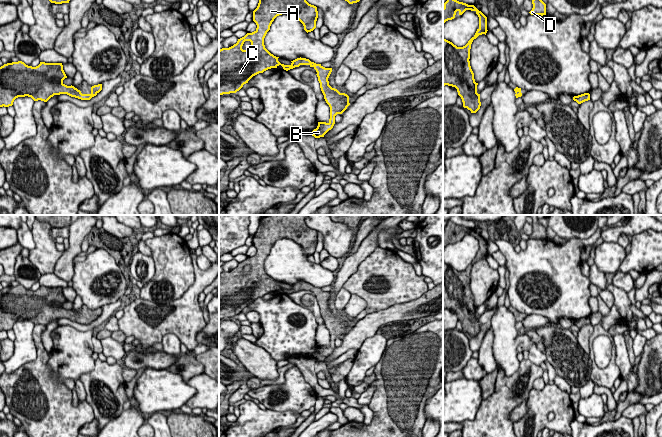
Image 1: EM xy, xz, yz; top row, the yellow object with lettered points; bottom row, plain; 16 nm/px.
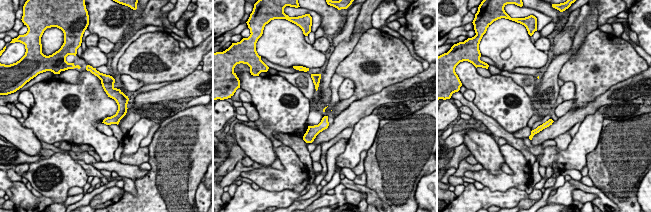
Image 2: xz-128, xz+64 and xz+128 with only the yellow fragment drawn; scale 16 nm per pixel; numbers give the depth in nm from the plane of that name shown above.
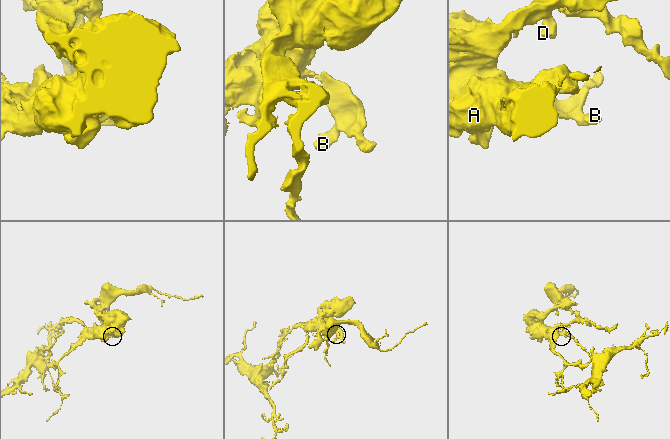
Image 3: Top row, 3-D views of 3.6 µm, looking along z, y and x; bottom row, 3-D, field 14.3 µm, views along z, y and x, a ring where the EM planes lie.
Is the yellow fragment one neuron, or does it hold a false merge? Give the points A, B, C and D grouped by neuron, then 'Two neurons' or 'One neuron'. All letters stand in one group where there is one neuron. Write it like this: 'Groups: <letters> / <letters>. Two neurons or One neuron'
Groups: A B C D. One neuron

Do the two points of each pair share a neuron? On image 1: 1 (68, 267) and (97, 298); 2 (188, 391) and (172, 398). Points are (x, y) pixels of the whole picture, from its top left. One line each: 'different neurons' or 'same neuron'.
1: different neurons
2: same neuron

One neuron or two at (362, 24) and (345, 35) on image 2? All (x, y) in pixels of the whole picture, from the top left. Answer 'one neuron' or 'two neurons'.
one neuron

